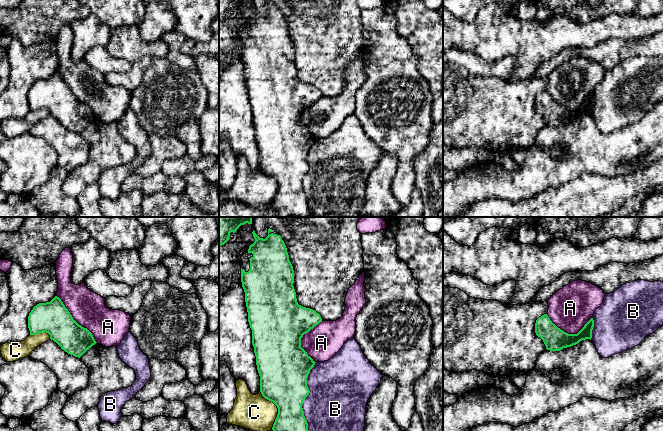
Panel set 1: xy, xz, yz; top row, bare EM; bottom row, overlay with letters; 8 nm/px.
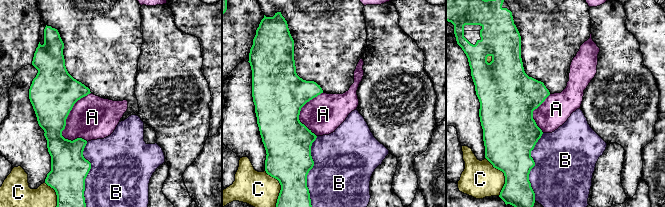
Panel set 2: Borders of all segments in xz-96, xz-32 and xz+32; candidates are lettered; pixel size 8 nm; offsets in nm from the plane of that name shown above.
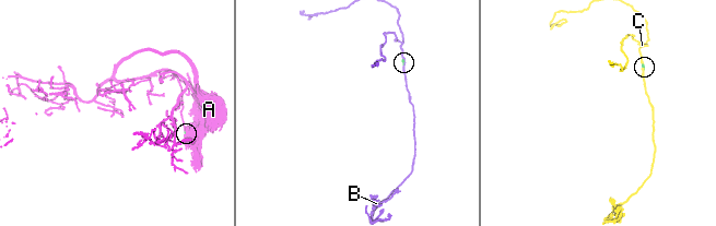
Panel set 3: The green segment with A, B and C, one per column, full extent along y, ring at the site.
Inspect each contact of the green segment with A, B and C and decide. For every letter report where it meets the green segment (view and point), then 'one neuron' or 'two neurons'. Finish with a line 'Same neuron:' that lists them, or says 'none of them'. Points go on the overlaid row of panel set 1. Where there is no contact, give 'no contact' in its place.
A: contact xy (74, 320); two neurons
B: contact xz (307, 395); two neurons
C: contact xz (278, 409); two neurons
Same neuron: none of them

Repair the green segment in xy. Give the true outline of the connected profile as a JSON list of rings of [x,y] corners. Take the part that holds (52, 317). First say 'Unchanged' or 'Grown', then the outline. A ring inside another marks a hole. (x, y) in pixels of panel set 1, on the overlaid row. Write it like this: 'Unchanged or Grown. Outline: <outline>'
Unchanged. Outline: [[[57,296],[50,302],[39,303],[33,307],[28,316],[28,328],[30,335],[36,335],[42,332],[48,333],[50,339],[56,342],[62,350],[78,358],[97,343],[92,333],[73,319],[68,309]]]

